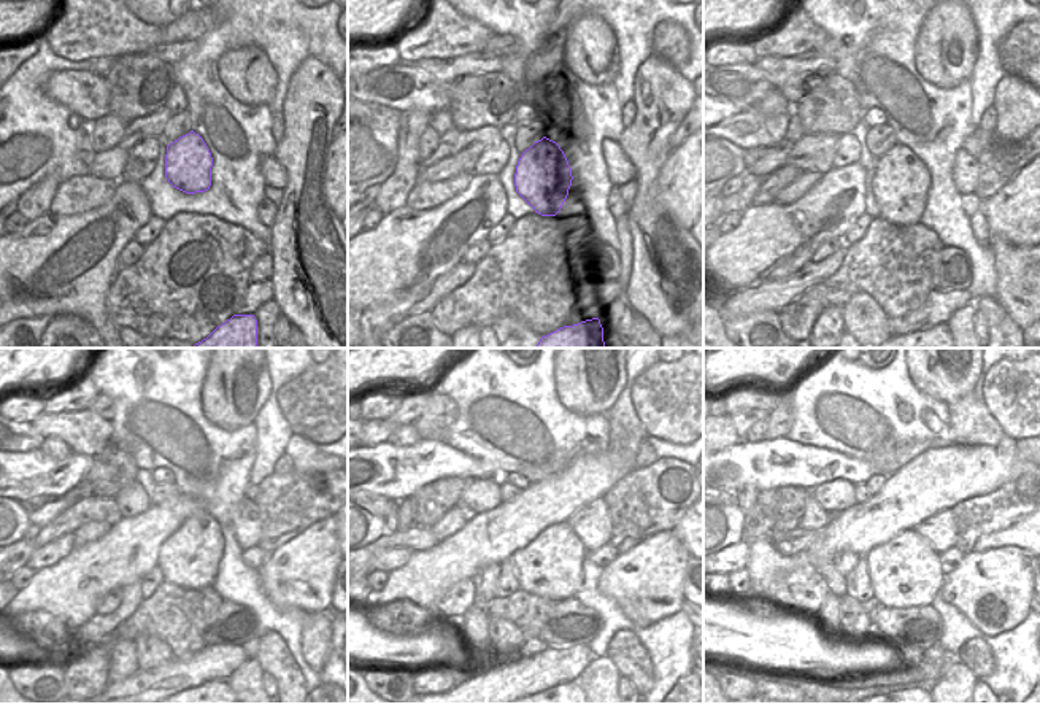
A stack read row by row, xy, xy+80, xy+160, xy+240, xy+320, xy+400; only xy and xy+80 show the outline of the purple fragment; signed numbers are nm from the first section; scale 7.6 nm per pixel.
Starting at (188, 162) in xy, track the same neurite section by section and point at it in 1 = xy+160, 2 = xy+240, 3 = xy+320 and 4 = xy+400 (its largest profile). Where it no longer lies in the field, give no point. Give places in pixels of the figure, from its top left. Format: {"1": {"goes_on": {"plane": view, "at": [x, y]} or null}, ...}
{"1": {"goes_on": {"plane": "xy+160", "at": [901, 181]}}, "2": {"goes_on": {"plane": "xy+240", "at": [189, 558]}}, "3": {"goes_on": {"plane": "xy+320", "at": [550, 566]}}, "4": {"goes_on": {"plane": "xy+400", "at": [904, 572]}}}

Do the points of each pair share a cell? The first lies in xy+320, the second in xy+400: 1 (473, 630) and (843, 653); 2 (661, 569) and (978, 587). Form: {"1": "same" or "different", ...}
{"1": "different", "2": "same"}

